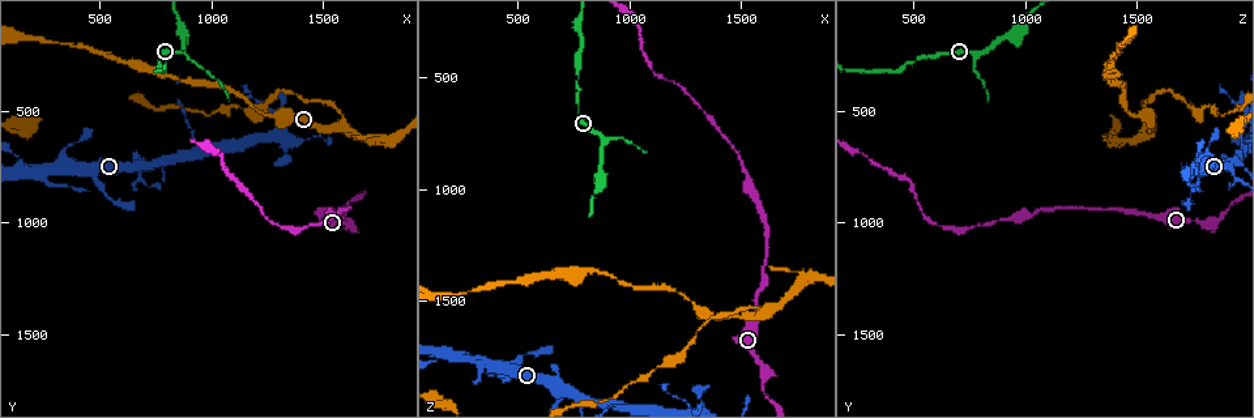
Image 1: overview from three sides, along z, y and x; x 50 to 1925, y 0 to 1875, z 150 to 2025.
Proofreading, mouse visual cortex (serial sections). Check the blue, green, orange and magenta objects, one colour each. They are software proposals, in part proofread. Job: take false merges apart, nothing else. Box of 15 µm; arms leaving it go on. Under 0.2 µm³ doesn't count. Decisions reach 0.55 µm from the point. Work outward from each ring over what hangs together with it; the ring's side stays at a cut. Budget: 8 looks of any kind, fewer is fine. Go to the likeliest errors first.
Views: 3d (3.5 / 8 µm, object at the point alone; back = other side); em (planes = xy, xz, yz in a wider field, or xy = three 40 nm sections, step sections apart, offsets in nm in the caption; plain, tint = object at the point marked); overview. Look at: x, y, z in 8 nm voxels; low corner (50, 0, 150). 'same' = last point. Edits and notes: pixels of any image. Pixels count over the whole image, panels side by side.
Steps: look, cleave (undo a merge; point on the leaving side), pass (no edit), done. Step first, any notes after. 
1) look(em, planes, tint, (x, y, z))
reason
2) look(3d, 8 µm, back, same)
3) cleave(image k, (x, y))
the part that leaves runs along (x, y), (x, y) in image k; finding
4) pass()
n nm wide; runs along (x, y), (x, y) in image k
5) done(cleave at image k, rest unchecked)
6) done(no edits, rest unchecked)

look(3d, 3.5 µm, (1580, 560, 1570))
calibre changes

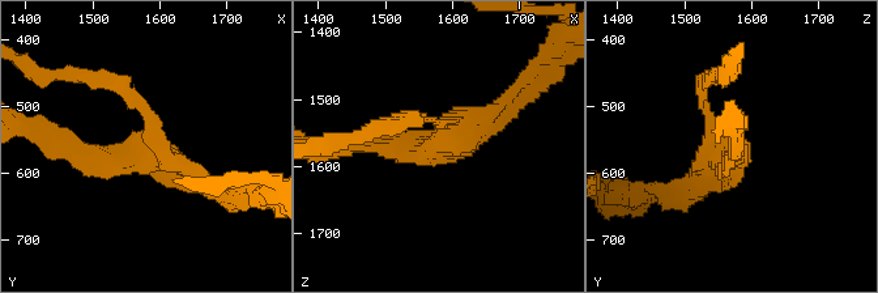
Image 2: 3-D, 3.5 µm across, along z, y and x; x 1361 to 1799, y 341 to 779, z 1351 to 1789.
look(em, xy, step 3, tint, (1590, 575, 1565))

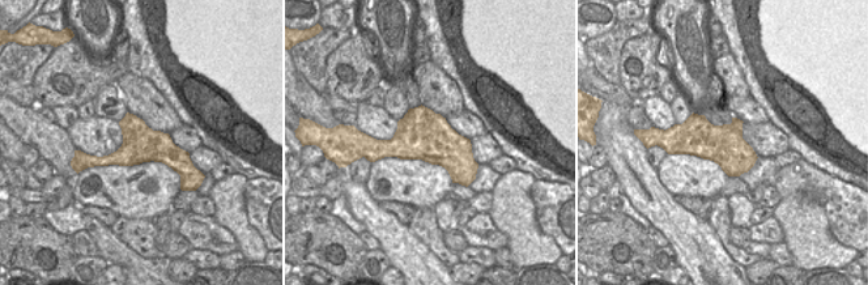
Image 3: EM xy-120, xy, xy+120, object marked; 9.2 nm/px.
cleave(image 2, (241, 179))
arms of 100, 200, 200 nm; the part that leaves runs along (156, 143), (148, 110), (115, 83), (64, 75) in image 2; a second cell is stuck on

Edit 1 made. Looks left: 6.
look(overview)

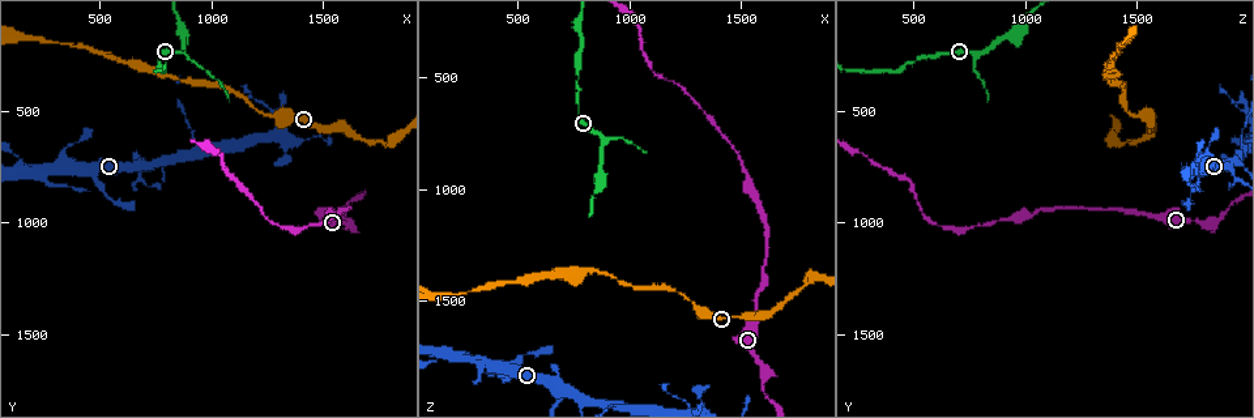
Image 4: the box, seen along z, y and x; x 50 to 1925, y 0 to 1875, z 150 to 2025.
look(em, planes, tint, (880, 240, 780))
abrupt turn

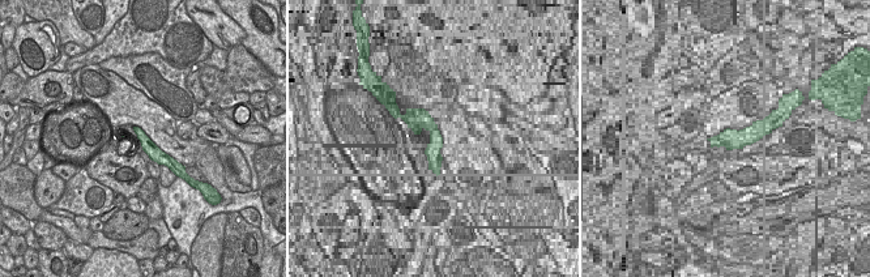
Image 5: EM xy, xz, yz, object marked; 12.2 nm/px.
look(3d, 3.5 µm, same)
see where the arms go

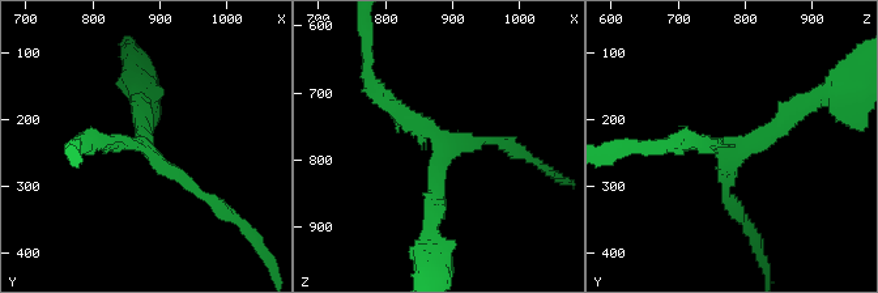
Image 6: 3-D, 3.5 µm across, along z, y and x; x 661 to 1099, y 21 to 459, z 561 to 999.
pass()
runs along (140, 133), (160, 157), (173, 163) in image 5; one cell here

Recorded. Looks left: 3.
look(3d, 3.5 µm, back, (800, 330, 1370))
sudden change in width

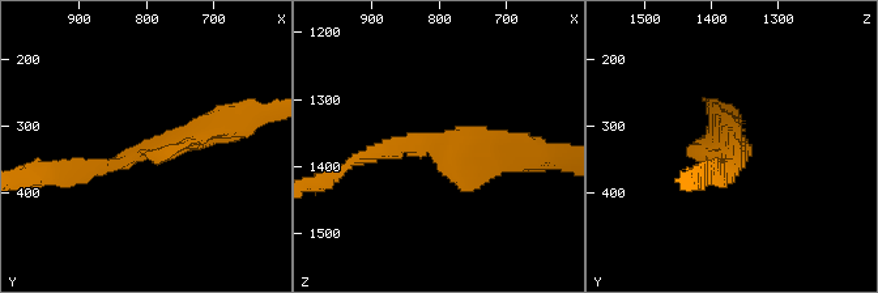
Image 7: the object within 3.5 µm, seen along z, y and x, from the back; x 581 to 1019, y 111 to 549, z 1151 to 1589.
look(em, xy, step 5, tint, (795, 335, 1365))
now the EM

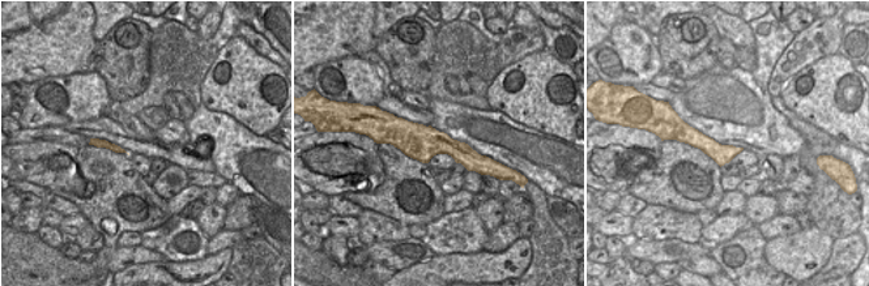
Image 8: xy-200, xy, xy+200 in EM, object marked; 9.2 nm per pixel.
pass()
one cell here

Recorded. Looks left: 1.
done(cleave at image 2, rest unchecked)

